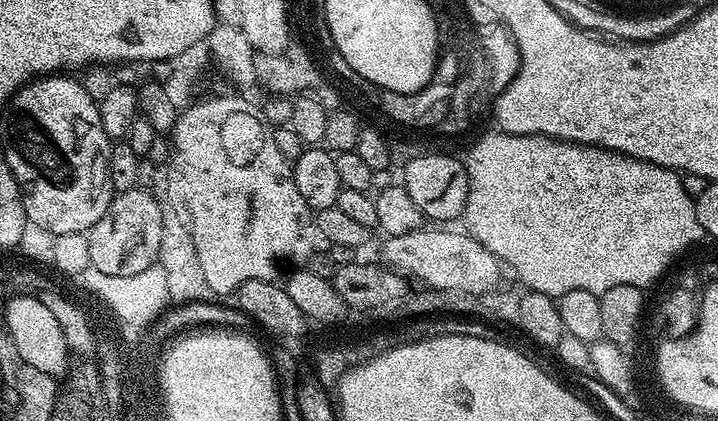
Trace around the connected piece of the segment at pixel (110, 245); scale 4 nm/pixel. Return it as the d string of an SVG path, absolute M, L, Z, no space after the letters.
M137 186L115 193L106 214L102 214L98 222L94 222L86 235L90 242L92 268L102 274L127 276L157 263L156 255L159 254L160 243L164 240L164 216L160 213L159 202L144 186Z

